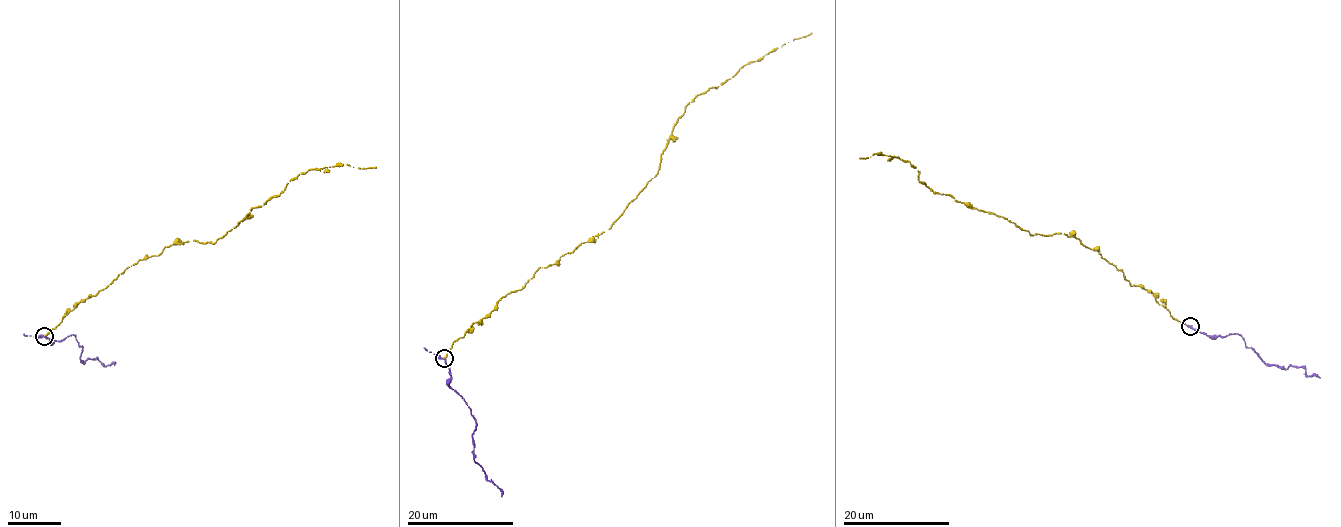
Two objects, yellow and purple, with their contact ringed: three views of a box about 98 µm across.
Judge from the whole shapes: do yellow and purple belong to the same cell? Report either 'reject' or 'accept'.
reject

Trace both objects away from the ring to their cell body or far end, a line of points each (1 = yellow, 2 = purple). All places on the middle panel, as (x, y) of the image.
1: (443, 358), (501, 298), (519, 290), (539, 269), (608, 229), (657, 173), (673, 126), (697, 95), (811, 33)
2: (443, 358), (449, 371), (449, 386), (464, 400), (476, 424), (474, 459), (501, 490), (501, 496)

